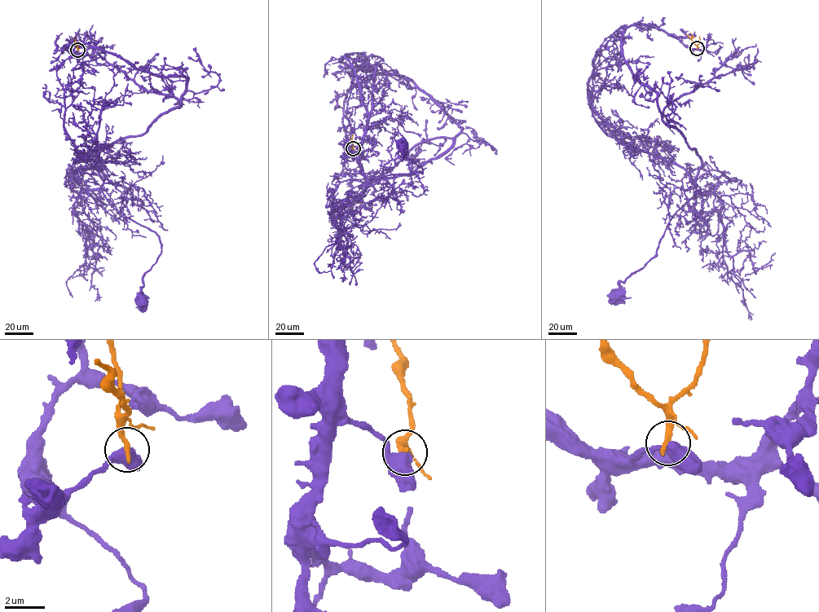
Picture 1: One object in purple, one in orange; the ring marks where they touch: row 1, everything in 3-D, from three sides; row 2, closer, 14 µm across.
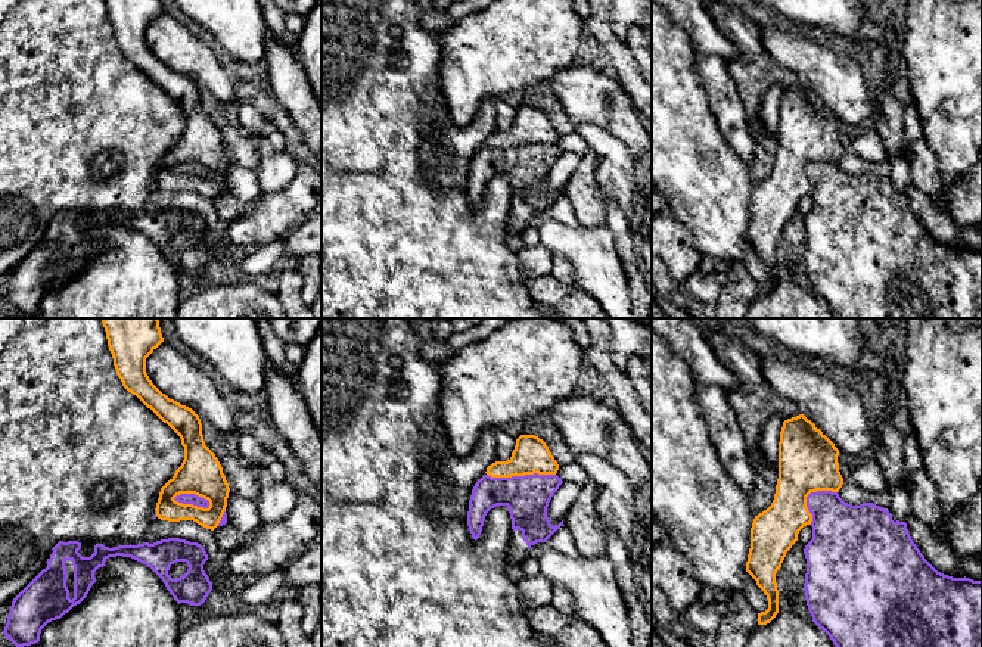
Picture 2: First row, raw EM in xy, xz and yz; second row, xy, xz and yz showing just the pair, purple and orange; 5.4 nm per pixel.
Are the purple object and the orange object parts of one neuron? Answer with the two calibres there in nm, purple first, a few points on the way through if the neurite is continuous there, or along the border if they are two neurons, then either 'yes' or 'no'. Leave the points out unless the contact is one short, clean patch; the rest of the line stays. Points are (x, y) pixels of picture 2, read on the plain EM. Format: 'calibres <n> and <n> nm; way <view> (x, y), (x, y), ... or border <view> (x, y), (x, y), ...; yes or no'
calibres 60 and 240 nm; border xy (173, 168), (182, 173), (210, 176); no

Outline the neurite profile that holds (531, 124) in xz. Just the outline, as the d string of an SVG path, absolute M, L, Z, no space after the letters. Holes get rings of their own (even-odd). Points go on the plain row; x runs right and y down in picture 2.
M520 105L516 109L512 127L507 131L495 131L487 137L491 147L512 147L525 144L556 144L559 134L549 116L535 105Z

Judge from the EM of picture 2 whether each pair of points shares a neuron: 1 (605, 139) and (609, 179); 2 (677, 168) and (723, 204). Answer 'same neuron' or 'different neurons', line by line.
1: same neuron
2: same neuron

